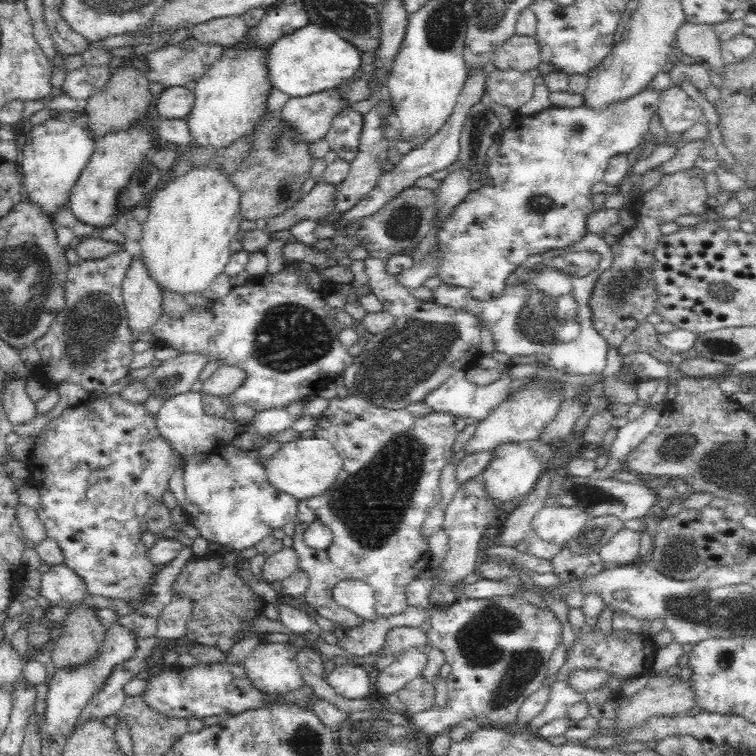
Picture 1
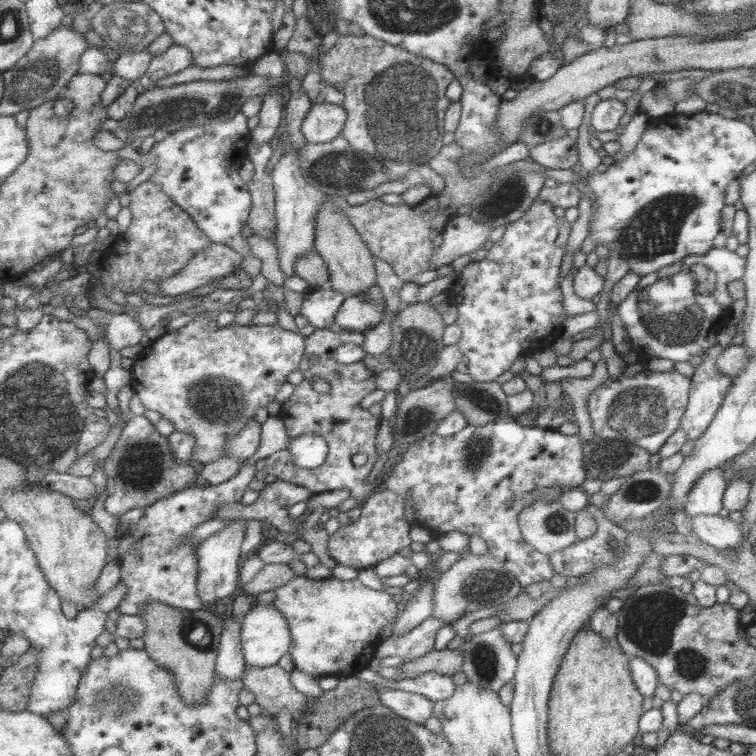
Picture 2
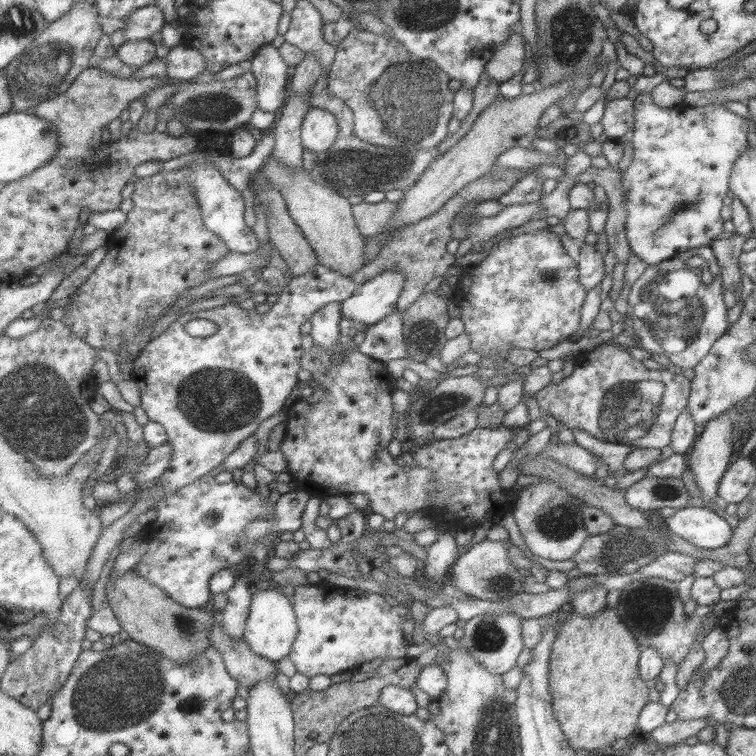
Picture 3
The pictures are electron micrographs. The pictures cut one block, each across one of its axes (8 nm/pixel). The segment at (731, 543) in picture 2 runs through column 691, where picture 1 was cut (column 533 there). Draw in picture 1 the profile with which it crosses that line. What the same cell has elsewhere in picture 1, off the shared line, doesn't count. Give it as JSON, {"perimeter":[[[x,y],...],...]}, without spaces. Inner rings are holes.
{"perimeter":[[[547,505],[531,520],[531,532],[544,542],[564,547],[588,520],[585,512],[576,507]]]}

